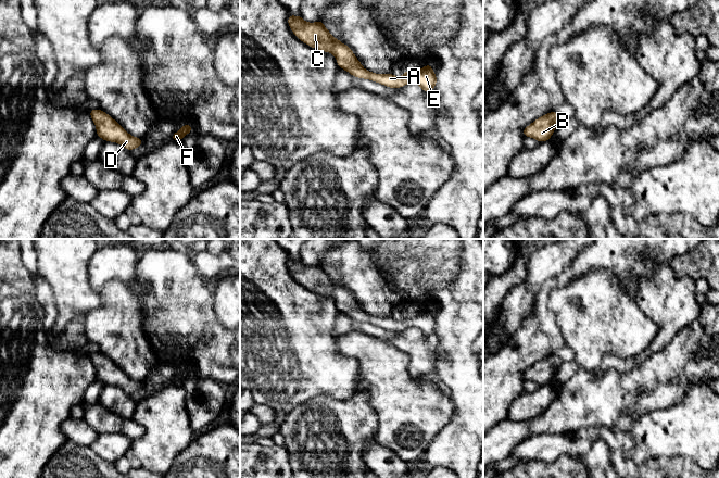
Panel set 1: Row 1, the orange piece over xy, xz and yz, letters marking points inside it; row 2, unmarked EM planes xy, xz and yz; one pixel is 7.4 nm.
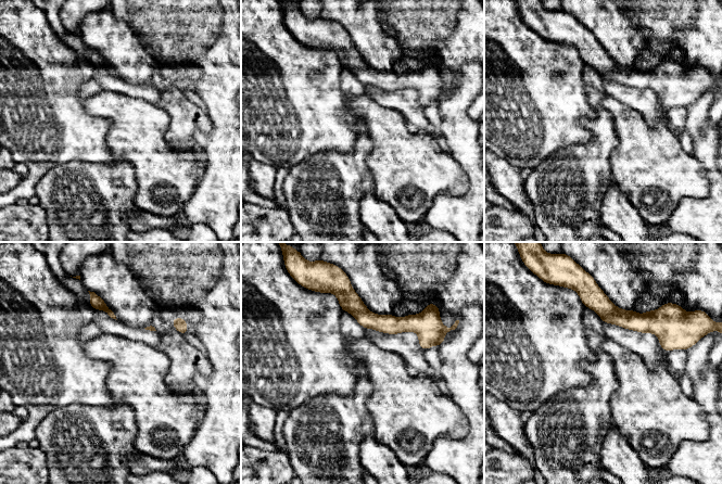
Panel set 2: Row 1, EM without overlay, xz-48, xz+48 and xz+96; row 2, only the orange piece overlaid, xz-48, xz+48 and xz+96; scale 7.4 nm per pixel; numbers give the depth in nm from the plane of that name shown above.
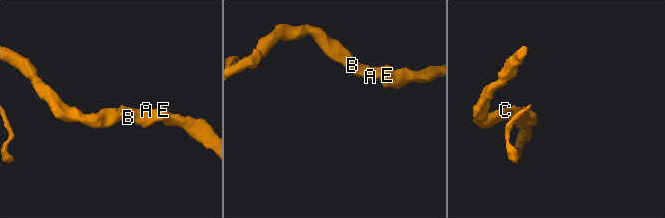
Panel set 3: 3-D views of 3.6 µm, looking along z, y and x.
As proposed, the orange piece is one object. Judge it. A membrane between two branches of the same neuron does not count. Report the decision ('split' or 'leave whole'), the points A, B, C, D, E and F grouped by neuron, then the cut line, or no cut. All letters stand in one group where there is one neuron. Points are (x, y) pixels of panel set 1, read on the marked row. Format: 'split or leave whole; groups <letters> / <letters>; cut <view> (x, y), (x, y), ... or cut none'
leave whole; groups A B C D E F; cut none

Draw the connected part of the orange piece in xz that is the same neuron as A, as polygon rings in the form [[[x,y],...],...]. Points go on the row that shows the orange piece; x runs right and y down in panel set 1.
[[[289,13],[288,25],[302,42],[314,49],[332,53],[339,67],[349,72],[353,77],[369,79],[393,89],[399,89],[408,84],[417,84],[426,95],[436,89],[437,74],[433,72],[430,62],[417,71],[406,70],[401,77],[394,76],[392,73],[376,74],[362,66],[353,50],[335,38],[325,27],[321,18],[316,23],[308,23],[301,15],[293,16]]]

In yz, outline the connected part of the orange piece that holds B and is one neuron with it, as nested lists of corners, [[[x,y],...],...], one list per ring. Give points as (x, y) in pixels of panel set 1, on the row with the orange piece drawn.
[[[556,111],[550,112],[522,129],[524,137],[531,137],[539,142],[548,141],[556,126],[563,121]]]

